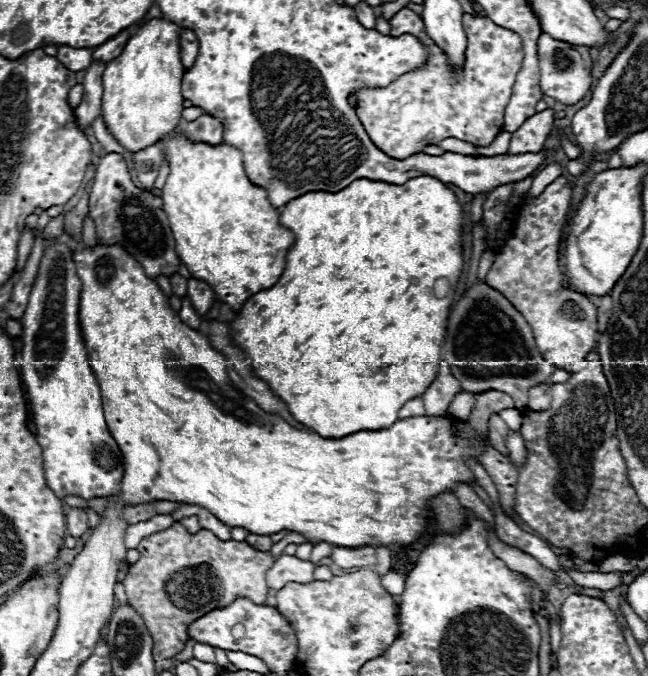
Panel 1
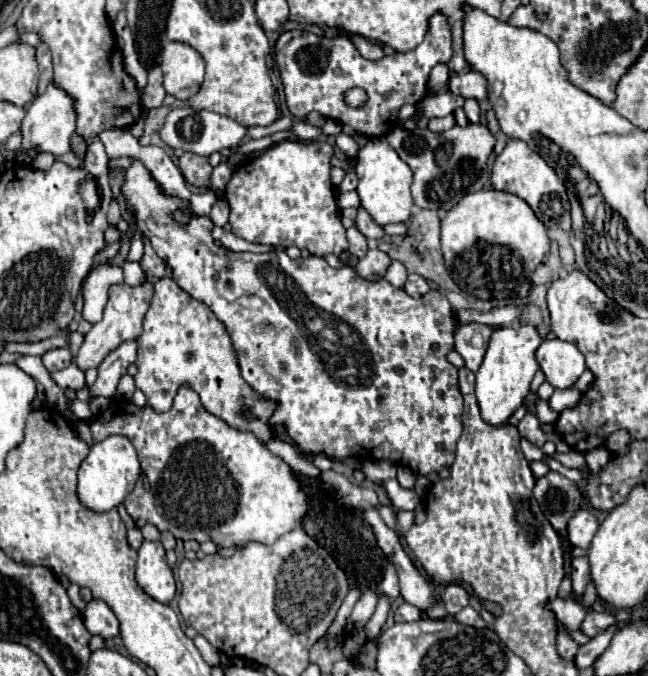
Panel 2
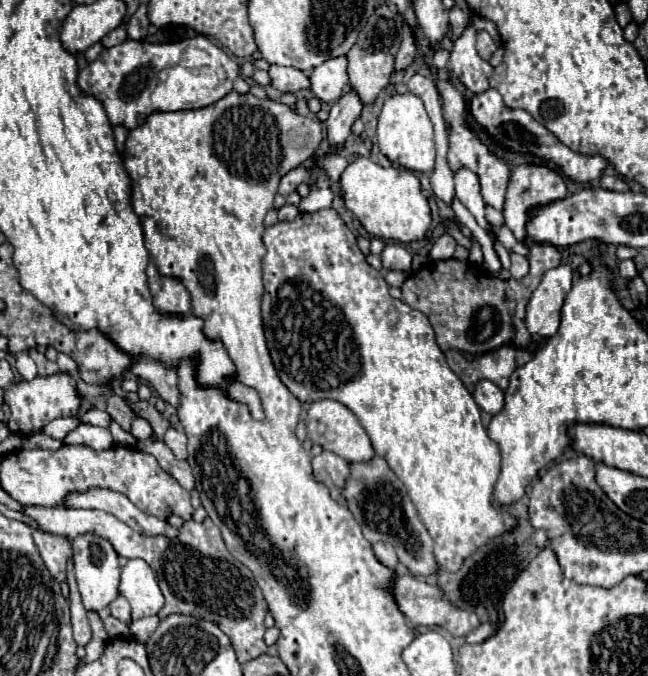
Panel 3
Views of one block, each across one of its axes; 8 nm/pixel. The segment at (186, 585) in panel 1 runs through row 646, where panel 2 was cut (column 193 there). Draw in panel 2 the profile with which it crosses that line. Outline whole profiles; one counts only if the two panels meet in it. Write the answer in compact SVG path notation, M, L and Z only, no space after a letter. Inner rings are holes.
M184 154L180 158L180 170L184 174L184 180L188 184L208 188L210 186L210 172L212 166L208 164L208 158L198 156L198 154Z

